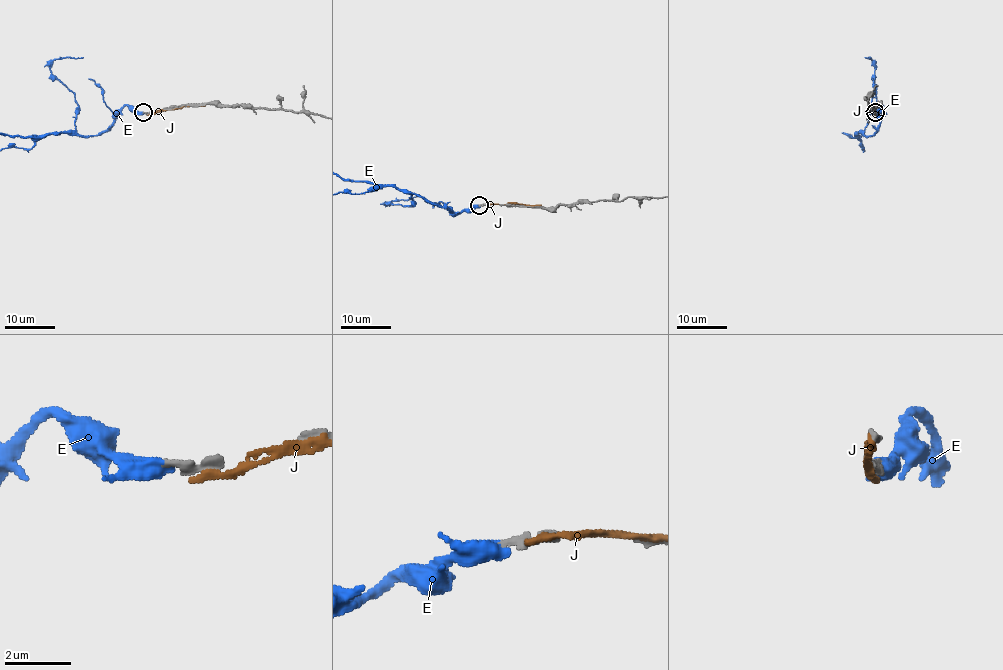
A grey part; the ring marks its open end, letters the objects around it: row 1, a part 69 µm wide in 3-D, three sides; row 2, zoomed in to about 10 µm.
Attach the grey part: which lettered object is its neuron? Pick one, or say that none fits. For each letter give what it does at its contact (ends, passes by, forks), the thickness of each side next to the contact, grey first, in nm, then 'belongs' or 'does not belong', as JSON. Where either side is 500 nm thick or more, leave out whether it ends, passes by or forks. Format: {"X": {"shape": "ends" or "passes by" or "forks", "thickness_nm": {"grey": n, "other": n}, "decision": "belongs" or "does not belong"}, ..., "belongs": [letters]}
{"E": {"thickness_nm": {"grey": 260, "other": 550}, "decision": "belongs"}, "J": {"shape": "ends", "thickness_nm": {"grey": 320, "other": 240}, "decision": "does not belong"}, "belongs": ["E"]}

